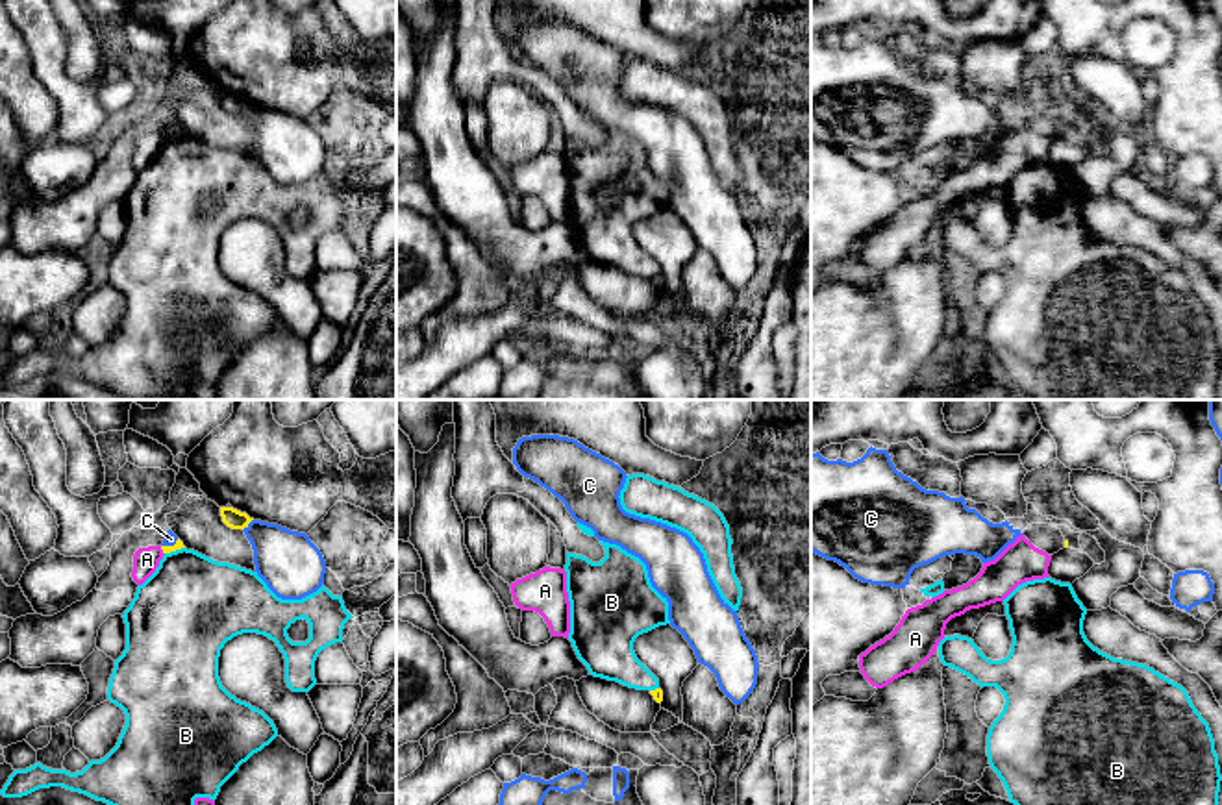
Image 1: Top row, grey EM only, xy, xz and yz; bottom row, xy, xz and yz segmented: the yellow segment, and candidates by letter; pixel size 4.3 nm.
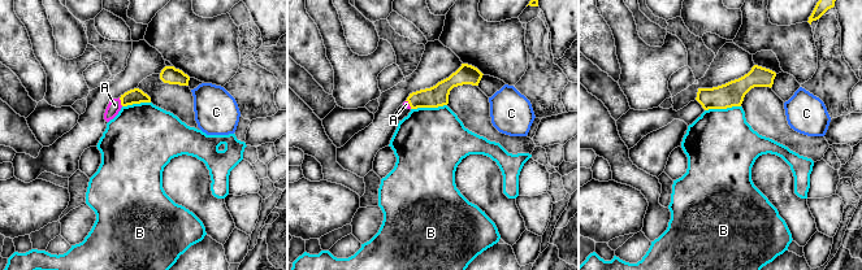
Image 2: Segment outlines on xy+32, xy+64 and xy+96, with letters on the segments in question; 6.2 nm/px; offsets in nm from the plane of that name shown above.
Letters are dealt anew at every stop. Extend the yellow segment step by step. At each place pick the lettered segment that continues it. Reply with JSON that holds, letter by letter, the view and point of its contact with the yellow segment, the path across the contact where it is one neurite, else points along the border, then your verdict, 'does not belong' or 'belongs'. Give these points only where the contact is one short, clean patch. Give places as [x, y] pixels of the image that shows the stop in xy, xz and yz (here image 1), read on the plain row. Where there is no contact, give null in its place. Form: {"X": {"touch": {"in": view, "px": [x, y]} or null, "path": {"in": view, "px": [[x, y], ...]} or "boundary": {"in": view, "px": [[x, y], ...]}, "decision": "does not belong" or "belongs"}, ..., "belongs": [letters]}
{"A": {"touch": {"in": "xy", "px": [162, 134]}, "boundary": {"in": "xy", "px": [[160, 132], [163, 139]]}, "decision": "does not belong"}, "B": {"touch": {"in": "xy", "px": [174, 136]}, "decision": "does not belong"}, "C": {"touch": {"in": "xy", "px": [249, 108]}, "decision": "does not belong"}, "belongs": []}

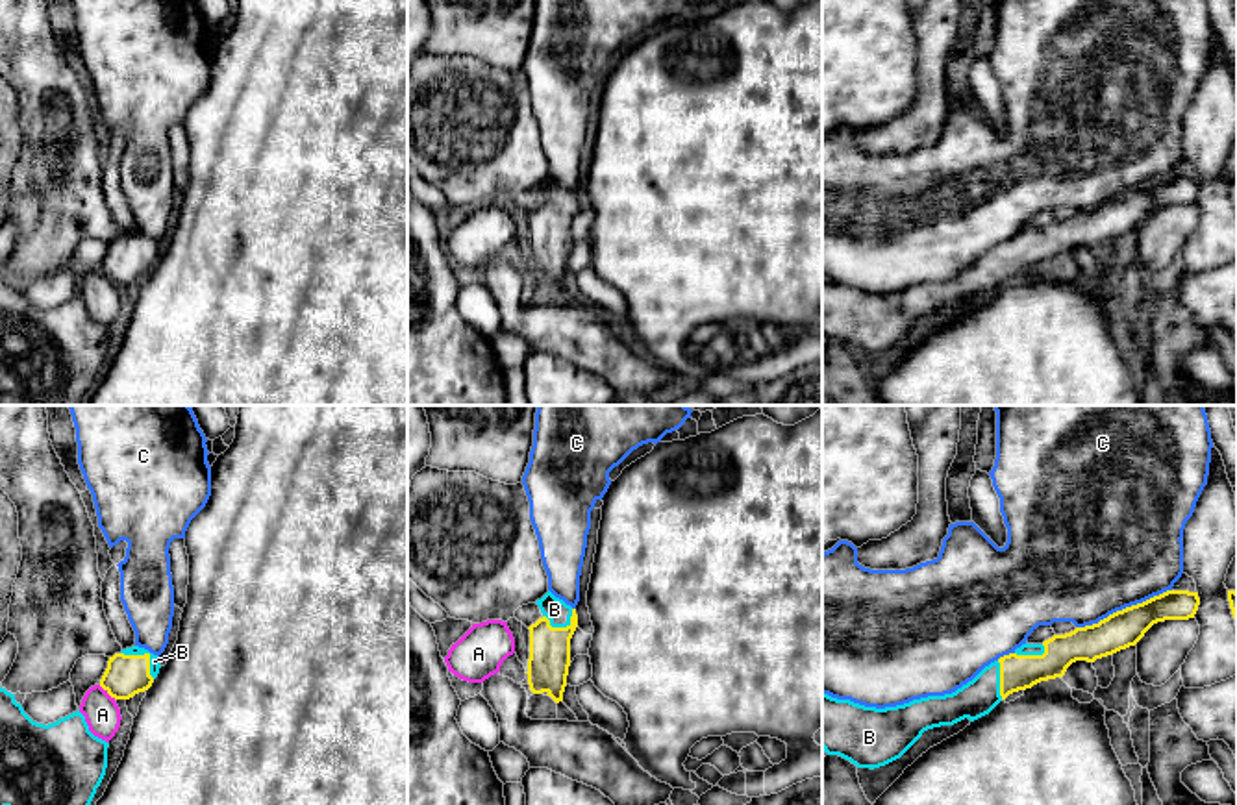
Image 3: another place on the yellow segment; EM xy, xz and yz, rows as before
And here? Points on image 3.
{"A": {"touch": {"in": "xy", "px": [108, 278]}, "decision": "does not belong"}, "B": {"touch": {"in": "xy", "px": [147, 239]}, "path": {"in": "xy", "px": [[124, 261], [147, 239], [154, 247]]}, "decision": "belongs"}, "C": {"touch": {"in": "yz", "px": [1123, 195]}, "decision": "does not belong"}, "belongs": ["B"]}

